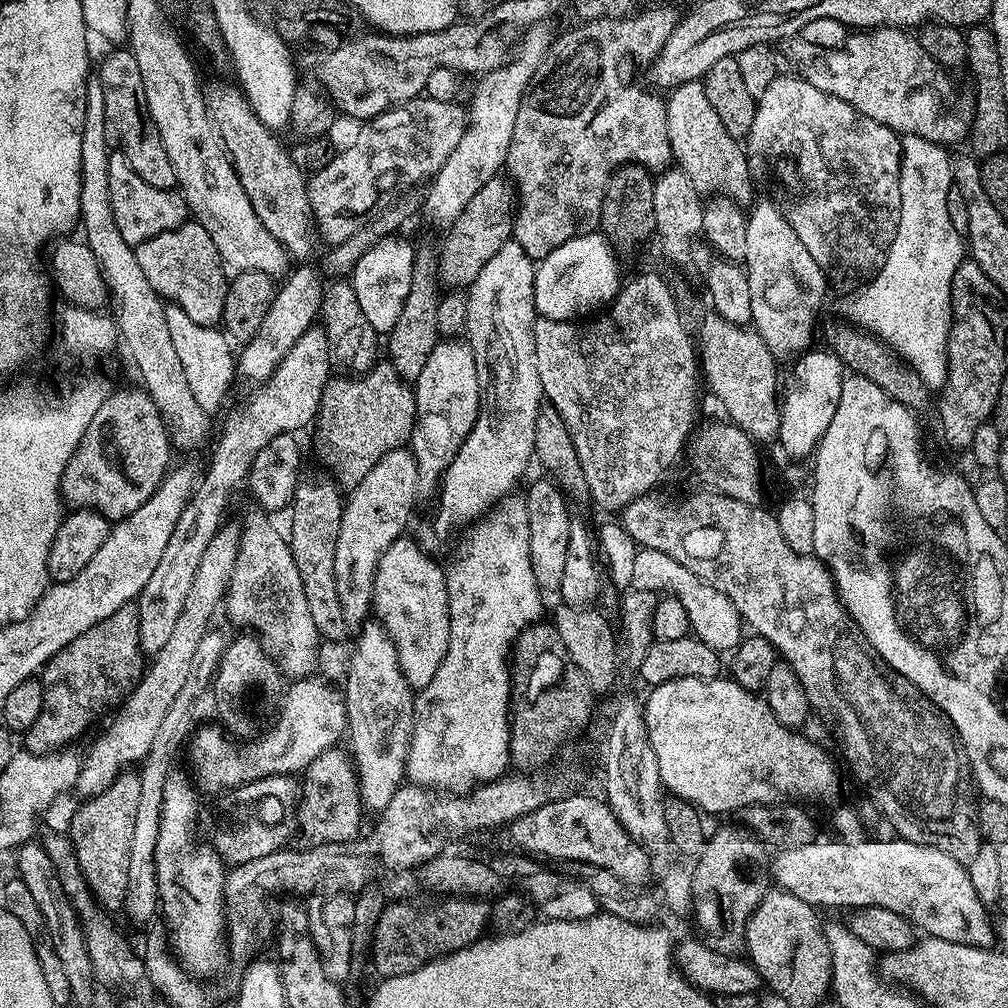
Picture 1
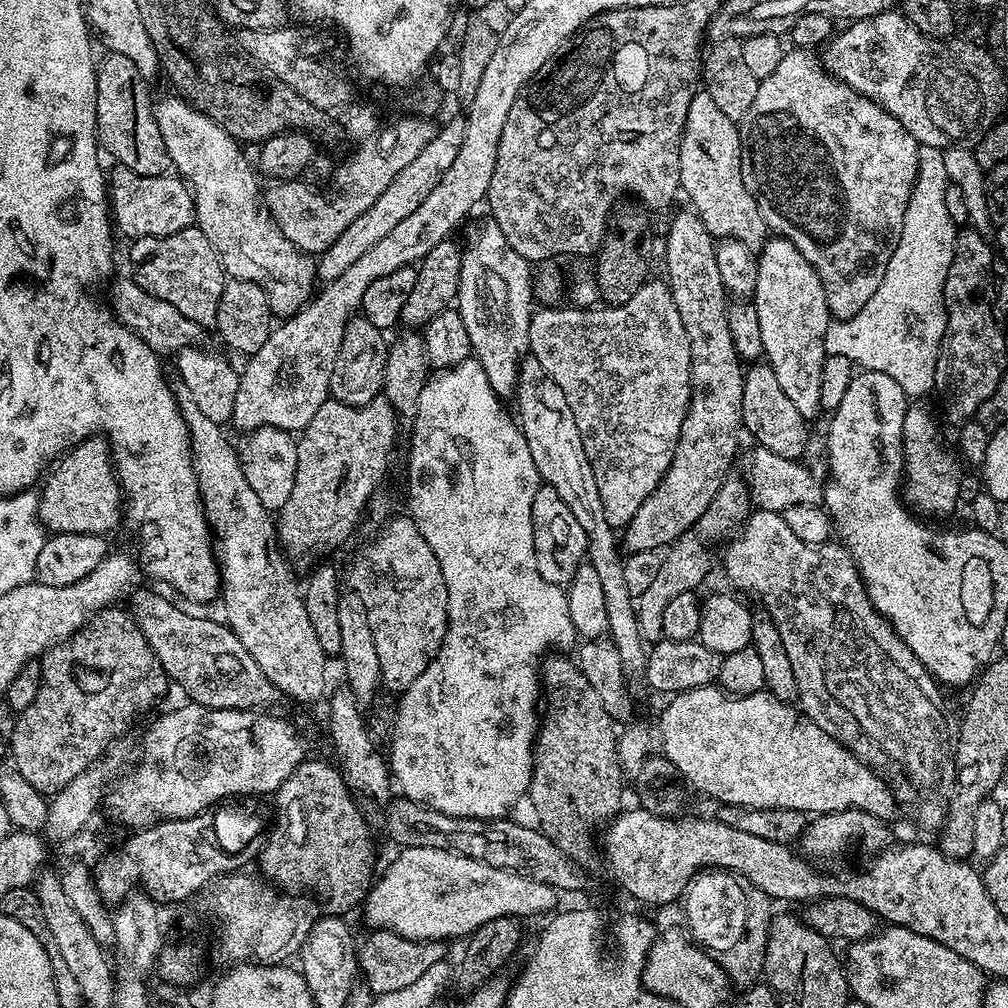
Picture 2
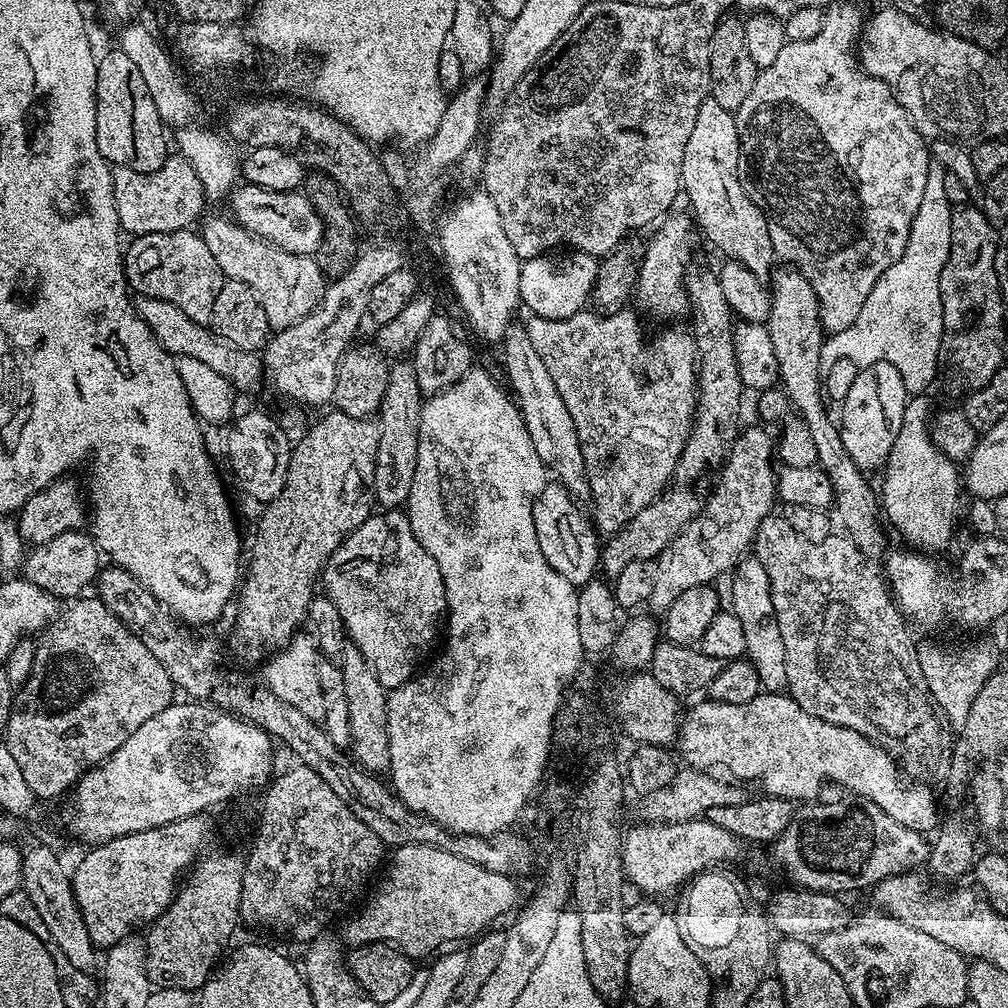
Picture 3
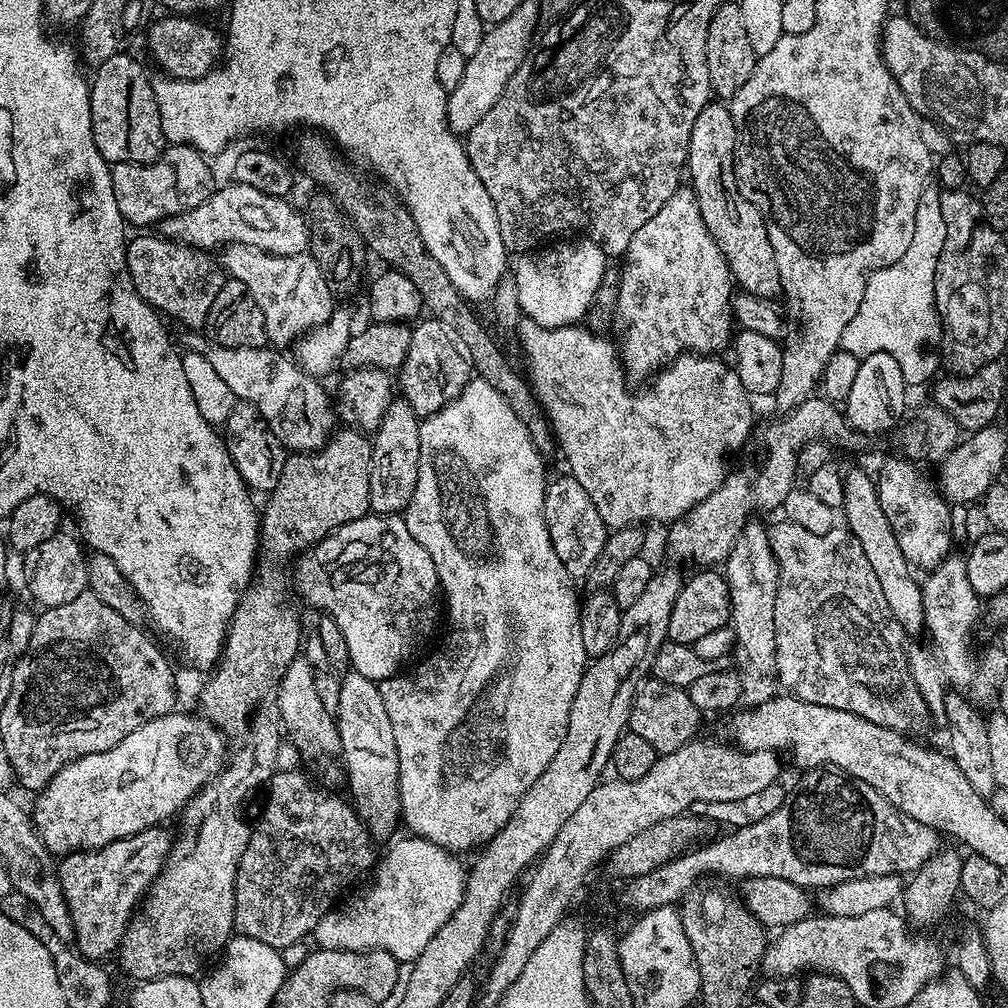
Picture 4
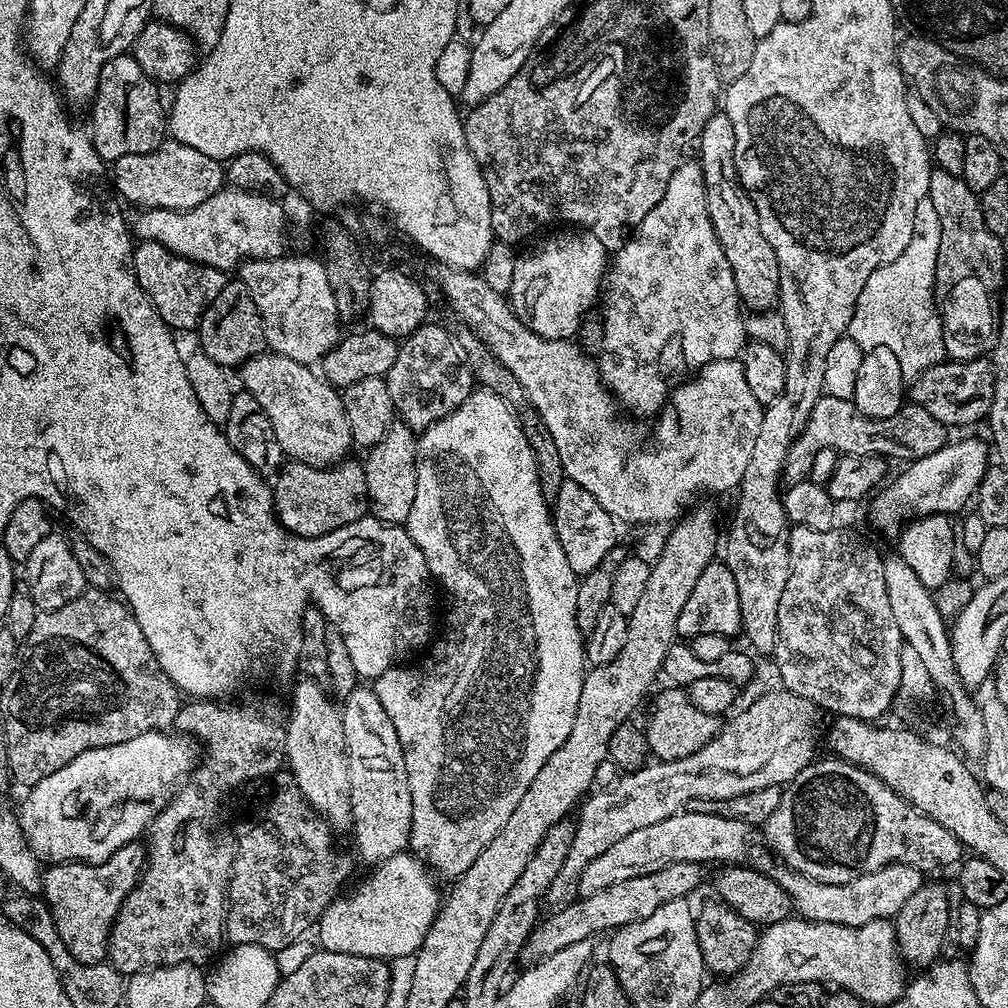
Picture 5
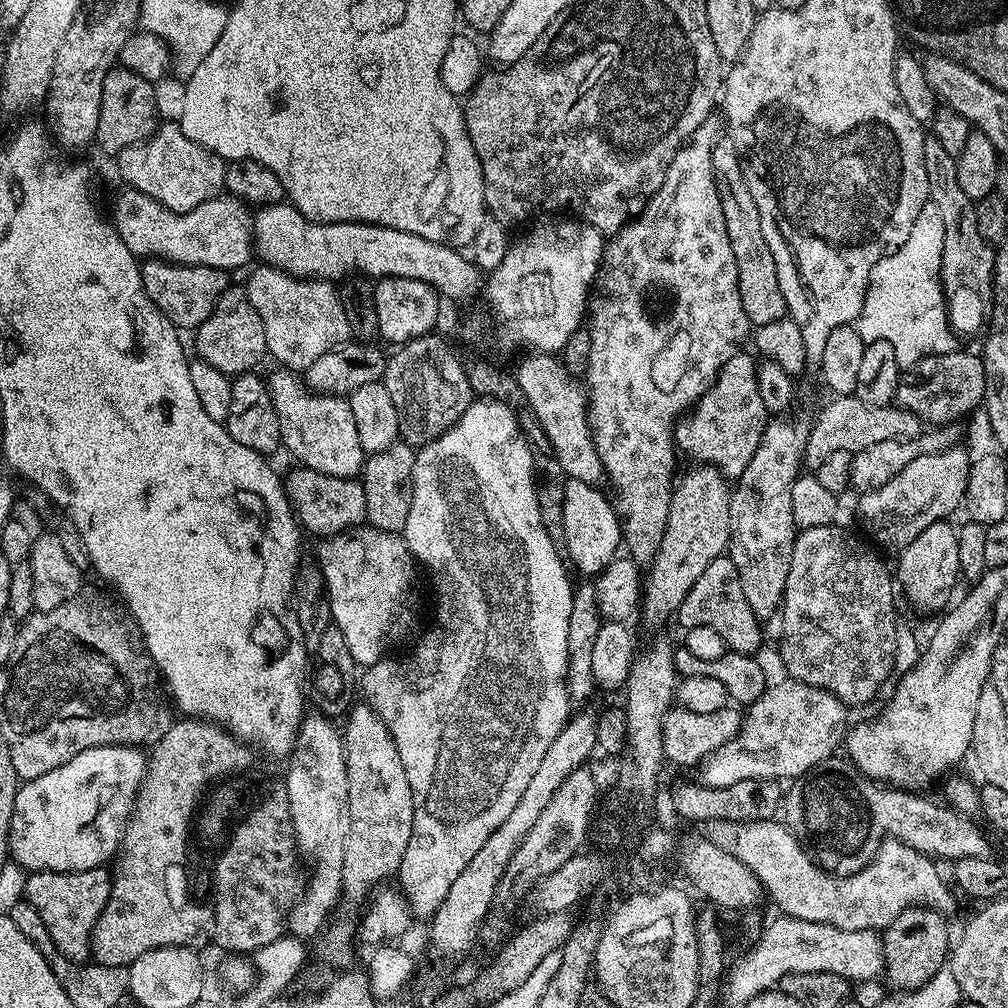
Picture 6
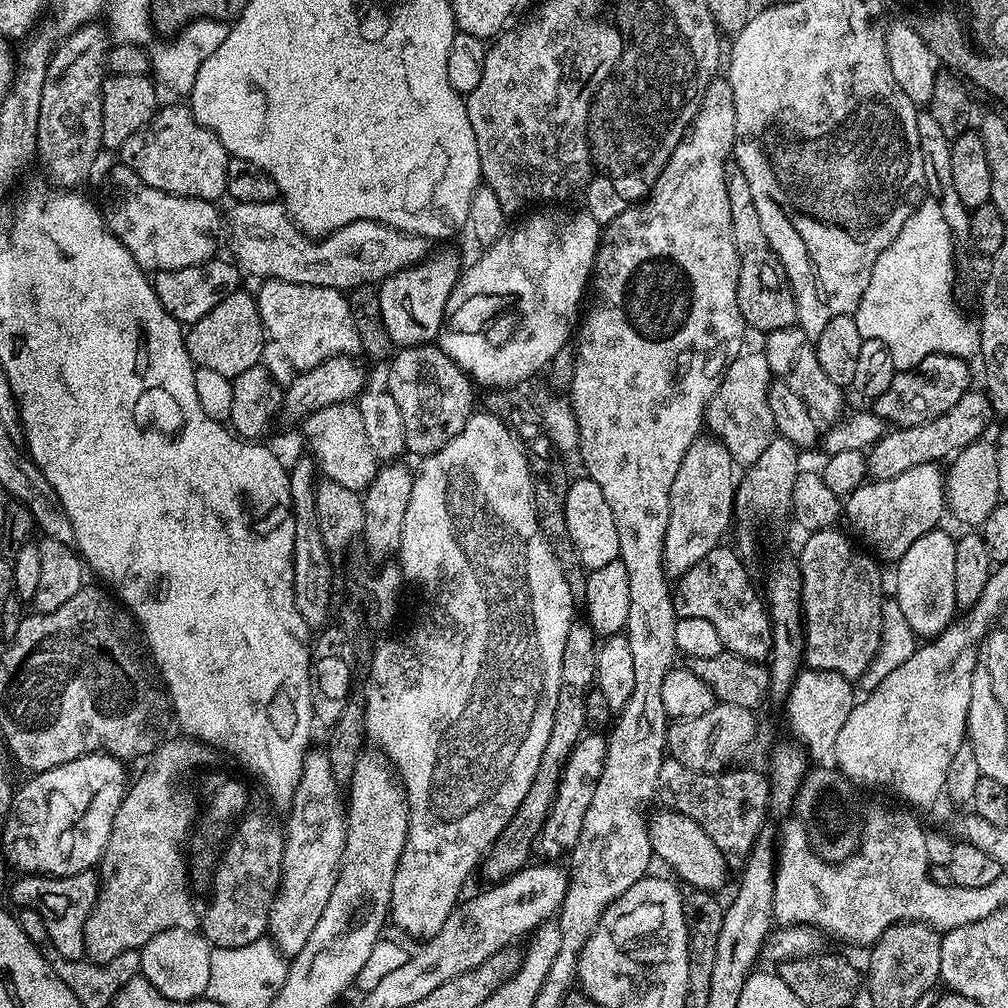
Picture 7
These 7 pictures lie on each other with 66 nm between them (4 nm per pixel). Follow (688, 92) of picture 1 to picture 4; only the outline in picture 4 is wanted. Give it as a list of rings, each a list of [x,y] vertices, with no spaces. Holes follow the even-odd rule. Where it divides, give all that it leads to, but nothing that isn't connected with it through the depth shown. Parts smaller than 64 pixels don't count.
[[[709,102],[694,122],[694,134],[690,134],[686,176],[692,193],[696,196],[702,222],[714,238],[718,250],[726,258],[732,279],[743,291],[763,300],[775,301],[781,295],[780,275],[774,262],[774,246],[770,246],[770,234],[766,234],[766,222],[762,214],[738,190],[734,174],[736,153],[736,127],[732,109],[724,102]]]

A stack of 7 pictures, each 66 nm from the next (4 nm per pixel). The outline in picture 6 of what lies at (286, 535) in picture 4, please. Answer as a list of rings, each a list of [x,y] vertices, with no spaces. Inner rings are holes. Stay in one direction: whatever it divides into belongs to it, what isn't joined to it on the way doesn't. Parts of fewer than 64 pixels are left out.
[[[296,466],[284,480],[284,493],[292,504],[293,513],[305,533],[313,532],[316,538],[336,536],[349,528],[358,528],[366,520],[366,494],[363,483],[350,477],[331,477],[318,470]]]

